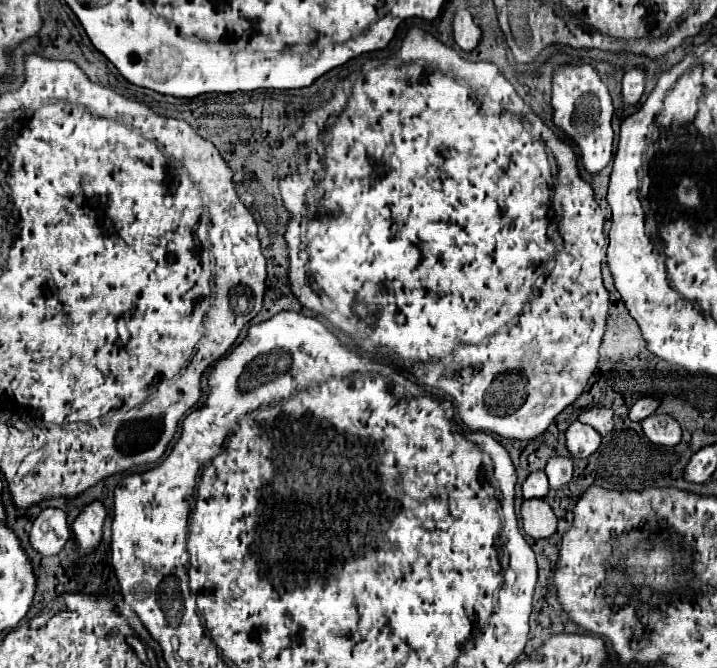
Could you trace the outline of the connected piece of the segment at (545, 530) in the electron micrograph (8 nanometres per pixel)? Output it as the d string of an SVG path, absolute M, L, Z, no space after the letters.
M530 498L522 502L522 524L532 538L546 538L556 532L556 516L542 498Z

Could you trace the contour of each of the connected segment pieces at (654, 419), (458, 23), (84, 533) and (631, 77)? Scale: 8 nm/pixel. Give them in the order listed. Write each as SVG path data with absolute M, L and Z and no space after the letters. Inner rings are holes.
M652 414L642 420L642 428L646 438L652 444L662 444L662 446L676 446L682 438L682 430L676 418L670 414Z
M462 8L454 14L454 22L452 22L452 30L454 30L454 40L456 44L464 50L464 52L470 52L472 48L476 48L476 44L480 42L480 28L476 26L472 14Z
M94 500L74 520L72 530L74 530L80 552L92 552L98 546L100 536L102 536L104 518L106 518L106 508L102 500Z
M632 66L626 70L624 80L622 80L622 98L628 104L636 104L644 92L644 80L646 80L646 70L640 66Z

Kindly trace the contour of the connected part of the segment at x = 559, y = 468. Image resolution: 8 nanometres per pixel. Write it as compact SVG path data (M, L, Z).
M552 456L546 464L546 476L552 490L560 490L572 480L572 460L568 456Z

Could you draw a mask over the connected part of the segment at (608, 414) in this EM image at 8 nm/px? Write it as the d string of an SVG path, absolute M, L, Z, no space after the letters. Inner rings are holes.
M602 406L602 408L590 408L584 410L578 418L584 424L590 424L592 428L596 428L602 436L608 434L614 426L614 410L610 406Z

